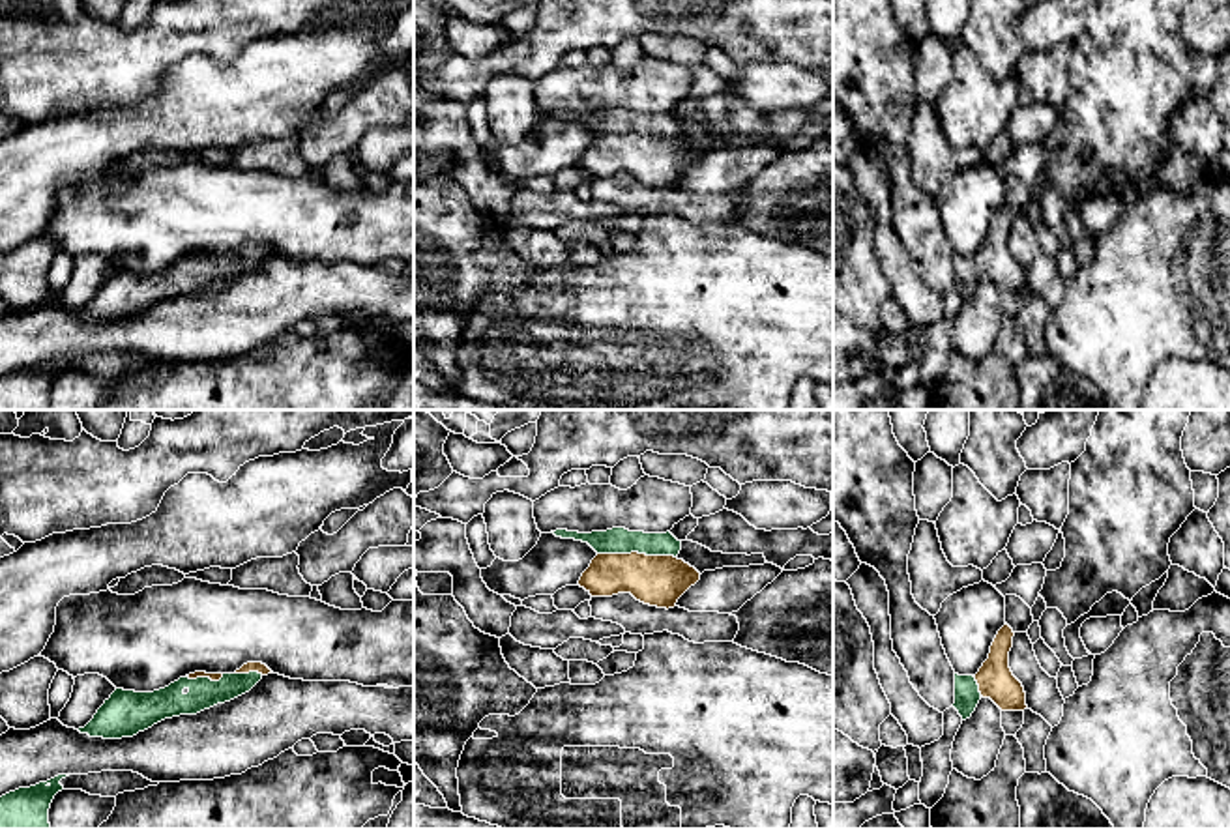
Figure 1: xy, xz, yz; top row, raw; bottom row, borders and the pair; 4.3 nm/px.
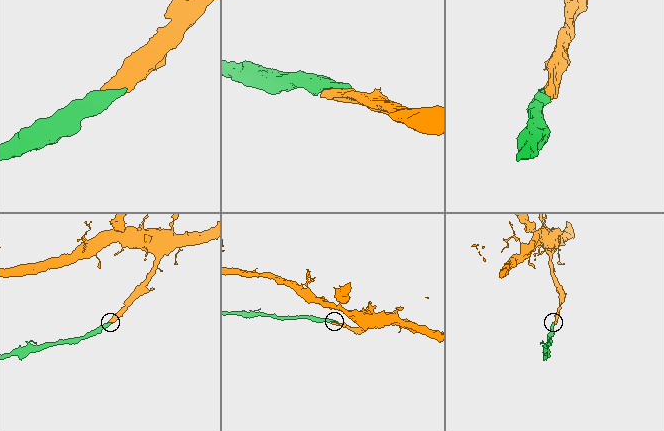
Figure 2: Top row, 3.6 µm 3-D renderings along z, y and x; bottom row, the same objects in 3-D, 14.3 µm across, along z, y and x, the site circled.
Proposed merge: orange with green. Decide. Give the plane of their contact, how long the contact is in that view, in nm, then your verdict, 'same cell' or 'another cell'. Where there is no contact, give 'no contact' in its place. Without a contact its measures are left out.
meets orange in xz; contact 340 nm long; same cell

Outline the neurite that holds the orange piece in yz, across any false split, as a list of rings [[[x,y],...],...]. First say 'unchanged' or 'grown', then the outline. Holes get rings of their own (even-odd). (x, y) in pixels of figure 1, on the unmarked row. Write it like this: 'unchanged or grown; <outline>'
grown; [[[1005,204],[992,226],[988,240],[975,256],[955,255],[955,284],[962,301],[970,299],[981,279],[990,279],[1002,292],[1024,292],[1026,273],[1009,249],[1013,210]]]

